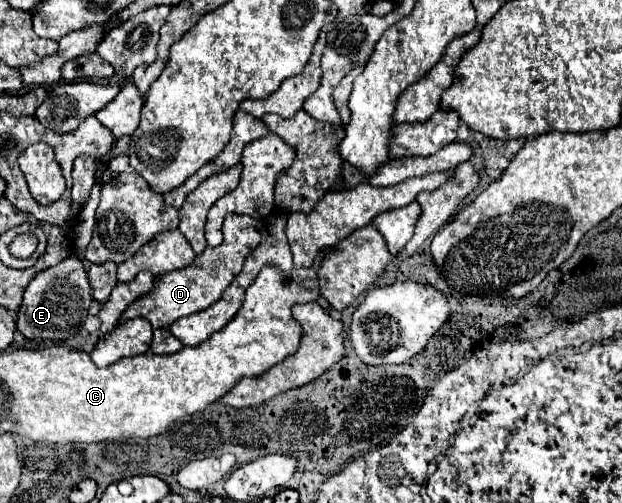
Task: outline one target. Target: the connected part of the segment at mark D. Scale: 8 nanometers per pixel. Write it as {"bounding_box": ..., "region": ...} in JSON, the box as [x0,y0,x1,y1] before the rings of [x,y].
{"bounding_box":[120,215,260,329],"region":[[[232,215],[232,217],[226,217],[222,231],[224,231],[224,241],[218,245],[218,249],[204,249],[204,253],[196,255],[192,265],[158,277],[156,289],[146,297],[140,297],[138,301],[134,301],[126,309],[120,321],[144,317],[152,323],[154,329],[160,329],[160,327],[170,327],[180,317],[198,313],[210,307],[212,303],[216,303],[222,297],[222,291],[242,271],[246,255],[252,249],[256,249],[256,245],[260,243],[260,221],[248,215]]]}

